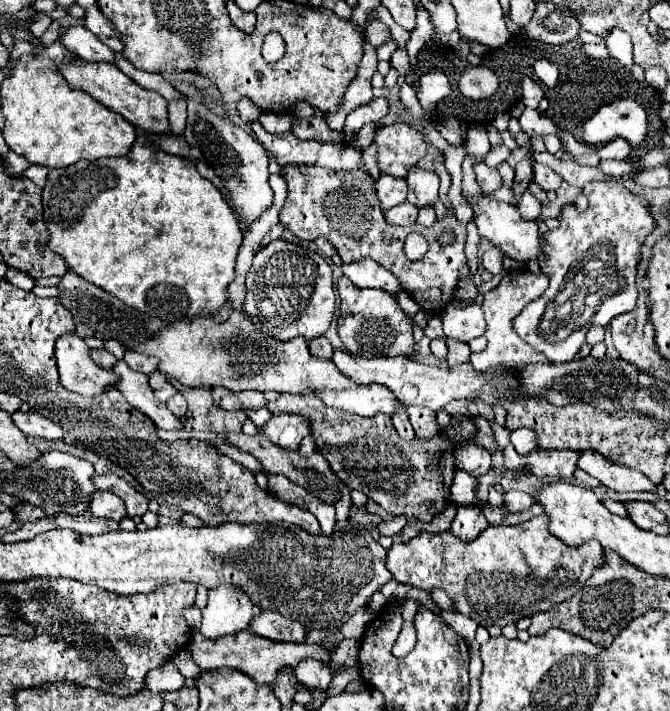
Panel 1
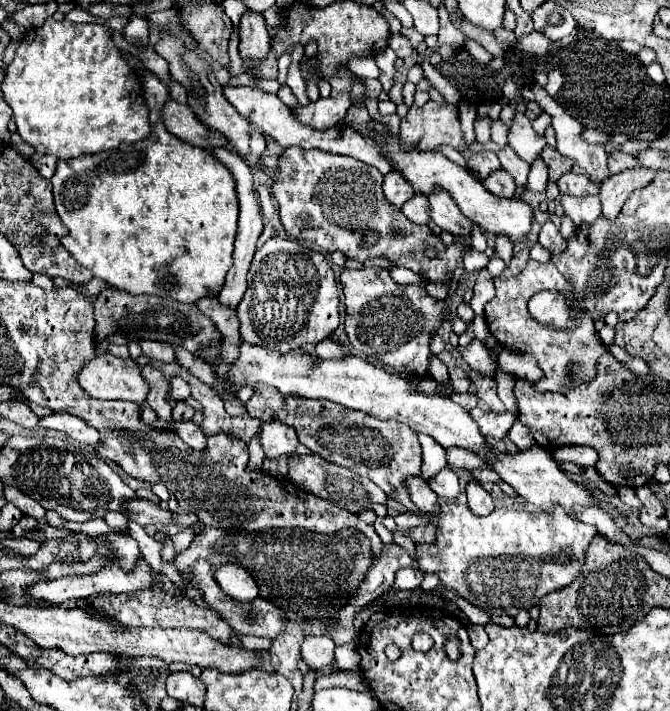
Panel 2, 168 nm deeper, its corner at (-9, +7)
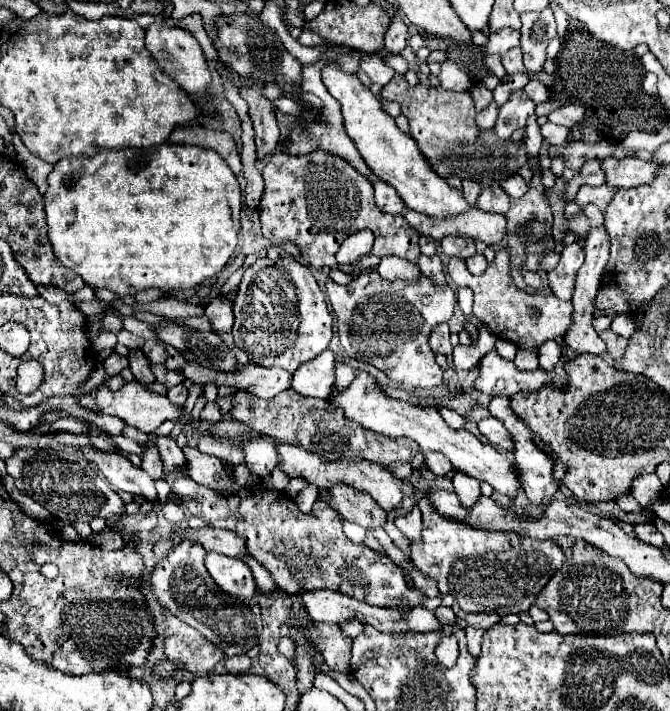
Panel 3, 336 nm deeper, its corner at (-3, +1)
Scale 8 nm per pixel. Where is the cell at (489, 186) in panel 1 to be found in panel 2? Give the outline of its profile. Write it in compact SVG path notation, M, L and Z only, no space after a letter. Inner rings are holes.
M495 170L489 178L483 180L483 186L499 198L513 198L515 190L517 190L513 178L505 170Z

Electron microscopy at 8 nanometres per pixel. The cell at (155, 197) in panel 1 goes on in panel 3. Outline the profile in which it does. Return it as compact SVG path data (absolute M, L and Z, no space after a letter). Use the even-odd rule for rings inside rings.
M163 142L153 148L121 148L121 150L105 150L99 152L93 158L73 158L73 160L59 160L53 170L47 176L47 192L45 192L45 212L47 212L47 224L49 224L49 240L53 244L53 252L59 258L59 262L77 272L89 286L95 288L107 288L115 292L117 296L133 296L141 290L155 288L161 292L173 292L173 290L191 290L203 284L207 278L219 274L225 264L229 262L231 254L237 246L237 232L239 232L239 214L241 214L241 198L243 190L237 180L237 176L231 172L231 168L217 156L213 150L197 148L197 146L181 146Z

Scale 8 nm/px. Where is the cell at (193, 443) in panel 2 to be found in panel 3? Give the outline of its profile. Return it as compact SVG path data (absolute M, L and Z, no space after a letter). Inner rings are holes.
M183 448L183 454L187 460L189 476L195 482L209 486L213 490L227 490L227 492L237 490L235 484L229 484L229 478L225 476L225 470L221 468L221 460L217 460L215 456L207 456L199 452L197 448Z

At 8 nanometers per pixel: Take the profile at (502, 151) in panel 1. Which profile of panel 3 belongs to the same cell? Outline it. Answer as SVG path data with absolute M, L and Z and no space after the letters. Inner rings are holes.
M463 180L463 196L469 200L471 206L475 204L479 194L481 194L481 184L477 180Z

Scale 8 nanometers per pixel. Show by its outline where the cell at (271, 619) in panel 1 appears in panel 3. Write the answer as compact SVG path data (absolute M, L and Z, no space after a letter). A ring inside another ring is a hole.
M181 540L163 560L155 564L149 576L149 590L167 612L201 632L227 656L243 654L257 646L257 636L261 634L261 608L255 598L241 600L221 592L203 564L205 556L207 552L199 544Z

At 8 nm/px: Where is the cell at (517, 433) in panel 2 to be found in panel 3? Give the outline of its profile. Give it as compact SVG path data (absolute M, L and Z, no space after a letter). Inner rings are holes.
M485 418L479 424L479 430L483 436L487 436L487 440L501 452L511 454L513 452L513 436L509 434L509 430L497 420L497 418Z

